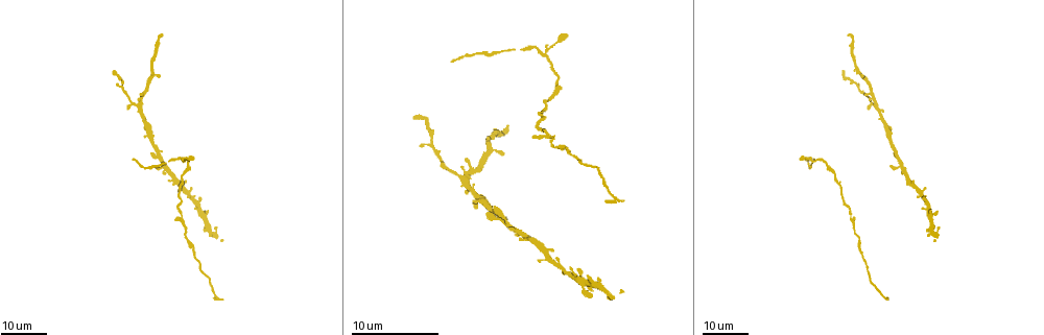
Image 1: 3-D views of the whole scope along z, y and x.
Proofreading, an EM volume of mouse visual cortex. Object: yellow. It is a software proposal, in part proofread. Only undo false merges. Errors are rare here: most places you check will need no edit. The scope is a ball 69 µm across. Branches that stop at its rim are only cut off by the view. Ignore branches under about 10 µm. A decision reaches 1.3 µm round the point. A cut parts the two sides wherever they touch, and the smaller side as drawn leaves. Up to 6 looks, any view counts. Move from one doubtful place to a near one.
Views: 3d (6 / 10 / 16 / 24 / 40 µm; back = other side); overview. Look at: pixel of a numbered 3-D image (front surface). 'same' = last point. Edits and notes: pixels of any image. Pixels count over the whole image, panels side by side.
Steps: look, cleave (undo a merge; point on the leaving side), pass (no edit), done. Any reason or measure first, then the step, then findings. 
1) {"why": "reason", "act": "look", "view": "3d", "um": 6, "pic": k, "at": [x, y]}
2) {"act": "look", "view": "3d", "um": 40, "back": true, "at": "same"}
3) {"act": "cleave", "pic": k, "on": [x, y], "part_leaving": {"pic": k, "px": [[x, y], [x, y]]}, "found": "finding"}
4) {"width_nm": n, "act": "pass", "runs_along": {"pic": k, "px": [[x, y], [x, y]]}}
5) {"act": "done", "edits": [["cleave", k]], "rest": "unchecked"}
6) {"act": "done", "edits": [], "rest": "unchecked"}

{"why": "thick turns thin", "act": "look", "view": "3d", "um": 16, "pic": 1, "at": [550, 100]}

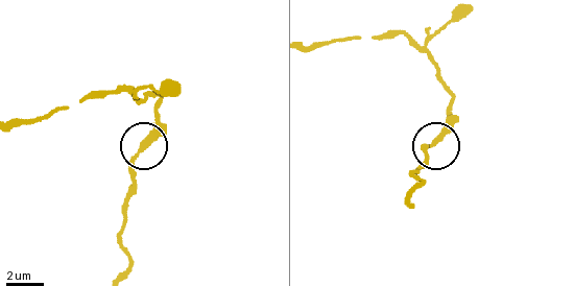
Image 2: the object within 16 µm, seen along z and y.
{"why": "zoom in", "act": "look", "view": "3d", "um": 6, "pic": 2, "at": [138, 151]}

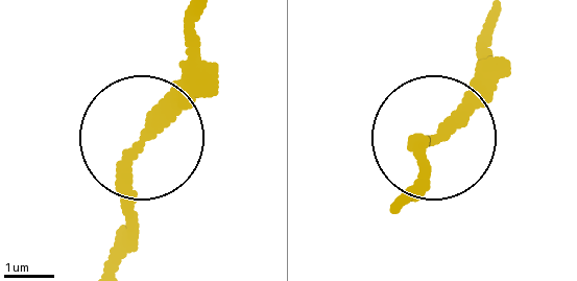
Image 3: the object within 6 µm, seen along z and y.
{"act": "pass", "found": "all the same neuron"}

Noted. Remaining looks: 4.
{"act": "look", "view": "3d", "um": 16, "pic": 1, "at": [135, 103]}

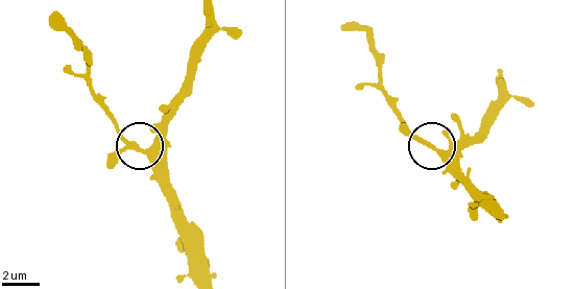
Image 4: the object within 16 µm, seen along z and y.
{"why": "zoom in", "act": "look", "view": "3d", "um": 6, "pic": 4, "at": [440, 153]}

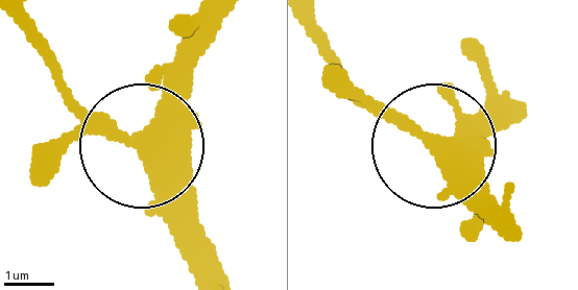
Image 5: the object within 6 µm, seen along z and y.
{"act": "look", "view": "3d", "um": 6, "back": true, "pic": 5, "at": [435, 142]}

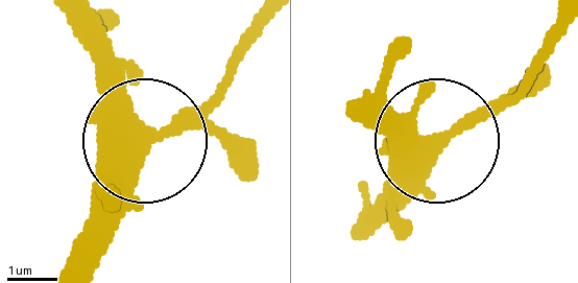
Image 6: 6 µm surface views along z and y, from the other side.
{"act": "pass", "runs_along": {"pic": 6, "px": [[64, 268], [101, 181], [235, 73]]}, "found": "continuous, no second neuron"}

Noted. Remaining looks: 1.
{"act": "done", "edits": [], "rest": "unchecked"}

